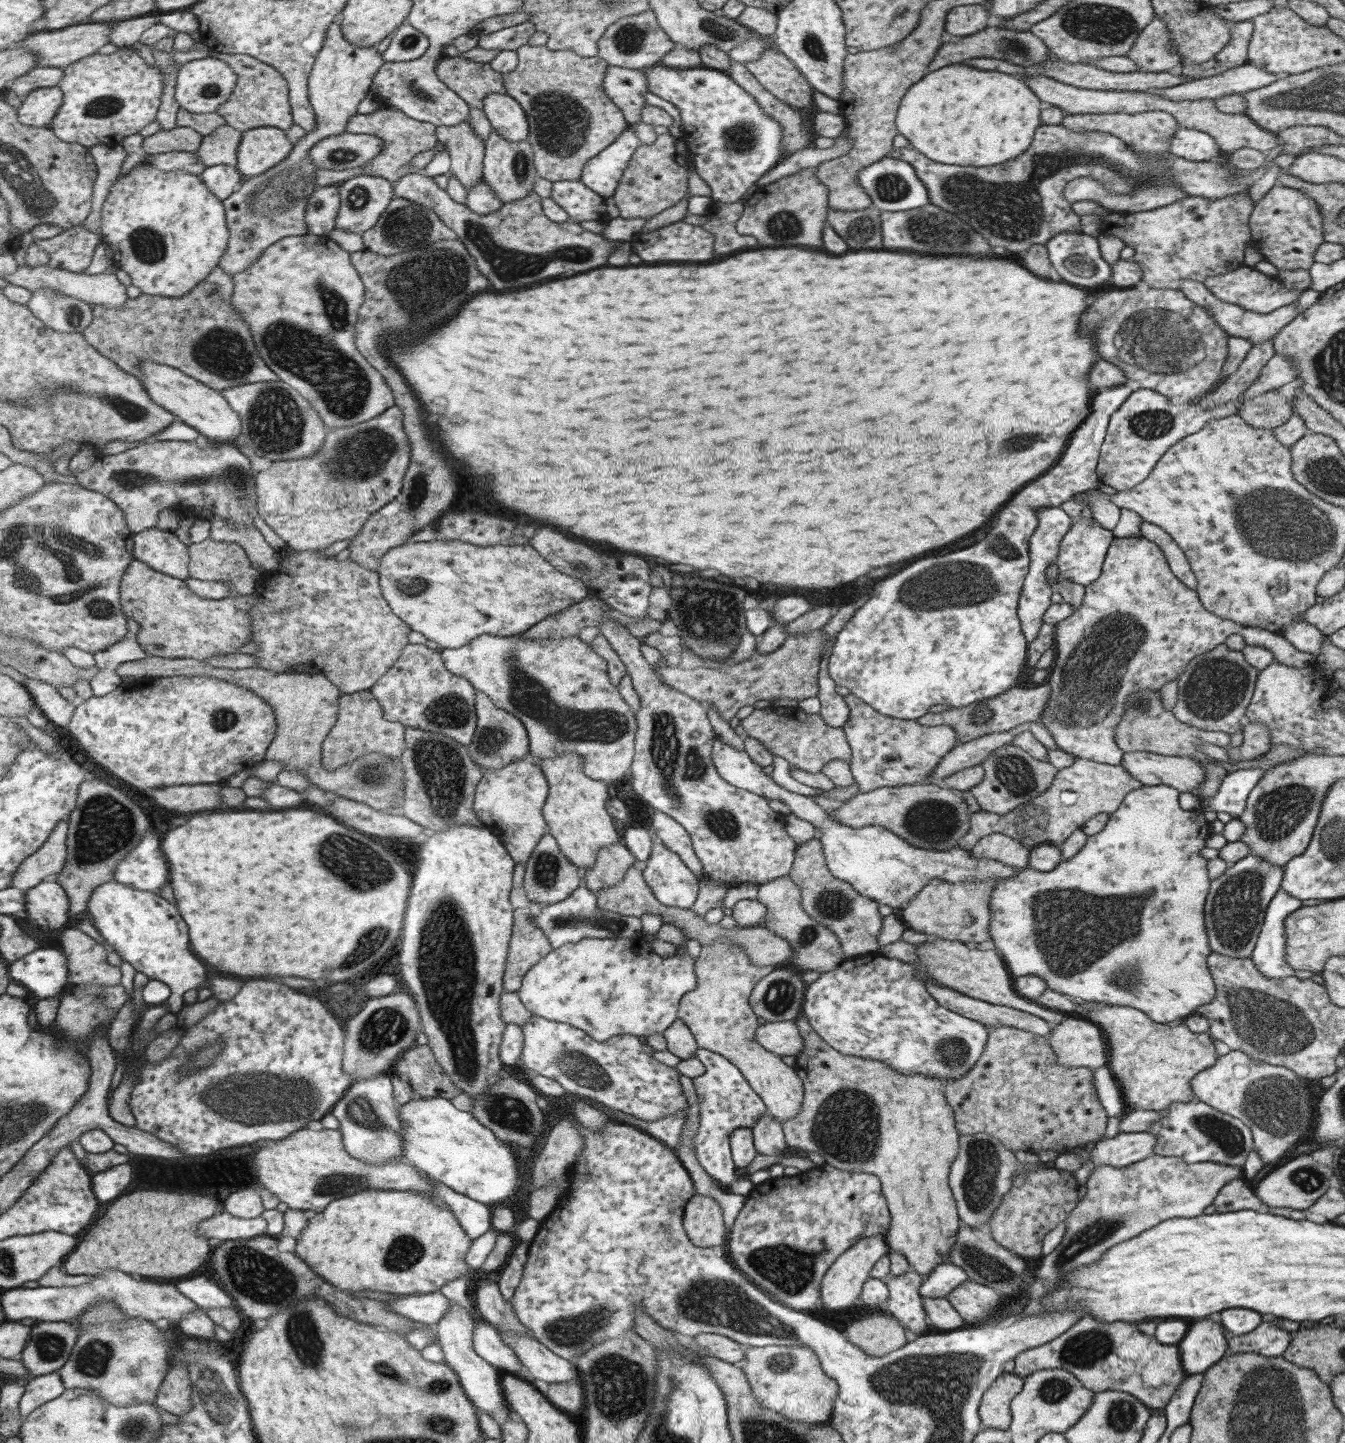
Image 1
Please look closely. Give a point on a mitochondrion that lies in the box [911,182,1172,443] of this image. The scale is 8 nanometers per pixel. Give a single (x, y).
(1088, 266)

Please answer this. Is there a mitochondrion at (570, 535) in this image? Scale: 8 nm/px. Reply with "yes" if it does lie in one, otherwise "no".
no

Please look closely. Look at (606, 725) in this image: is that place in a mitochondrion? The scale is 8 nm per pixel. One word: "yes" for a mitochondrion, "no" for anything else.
yes

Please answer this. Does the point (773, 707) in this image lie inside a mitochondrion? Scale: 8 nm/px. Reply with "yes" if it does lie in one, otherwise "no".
no

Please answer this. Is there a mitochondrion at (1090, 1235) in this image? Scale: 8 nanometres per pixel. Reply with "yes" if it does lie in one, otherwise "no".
yes

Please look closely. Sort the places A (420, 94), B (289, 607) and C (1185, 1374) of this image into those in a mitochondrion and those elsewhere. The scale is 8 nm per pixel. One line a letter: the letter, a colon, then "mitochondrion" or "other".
A: mitochondrion
B: mitochondrion
C: other

